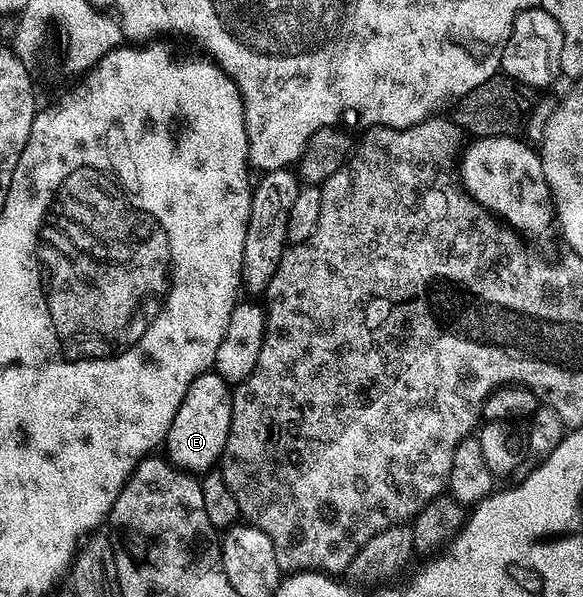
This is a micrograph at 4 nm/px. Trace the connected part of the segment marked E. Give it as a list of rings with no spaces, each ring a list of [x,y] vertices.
[[[209,371],[203,373],[202,375],[198,375],[198,379],[194,379],[194,383],[190,383],[188,385],[188,390],[186,391],[186,395],[182,399],[182,403],[178,407],[178,411],[174,415],[174,421],[170,423],[170,431],[168,432],[166,438],[166,456],[172,464],[179,466],[180,469],[185,471],[197,471],[196,469],[200,469],[199,471],[208,471],[213,468],[219,462],[220,456],[222,455],[222,451],[226,447],[226,435],[230,435],[230,419],[232,418],[232,389],[228,382],[226,382],[223,378],[219,376],[215,371]]]

